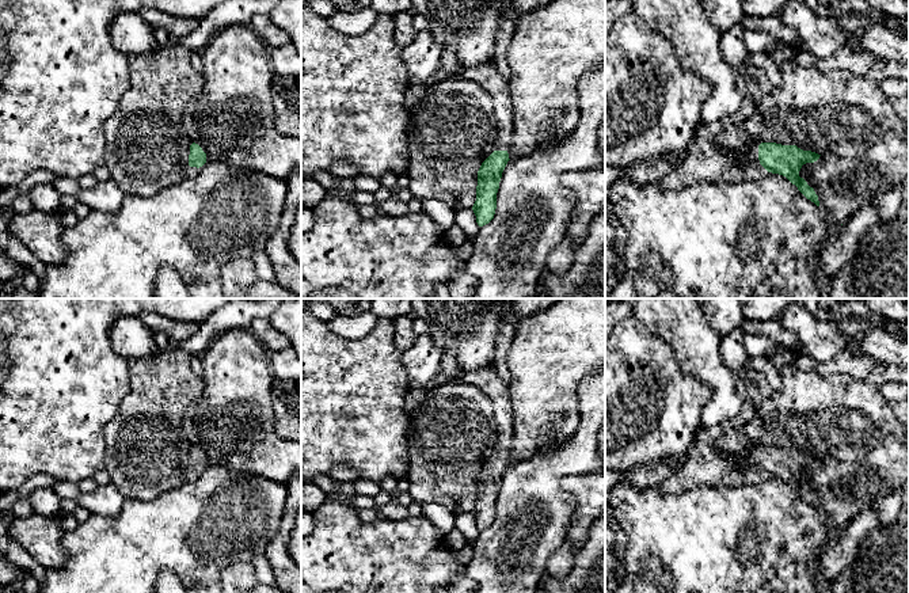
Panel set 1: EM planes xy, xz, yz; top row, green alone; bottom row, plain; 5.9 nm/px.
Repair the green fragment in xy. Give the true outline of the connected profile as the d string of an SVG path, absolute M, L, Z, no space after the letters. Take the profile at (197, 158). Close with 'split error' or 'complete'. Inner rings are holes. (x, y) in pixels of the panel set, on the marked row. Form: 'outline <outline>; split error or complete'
outline M193 142L190 145L190 155L189 155L189 166L191 167L187 176L193 178L198 172L198 168L202 167L208 160L210 160L210 156L206 155L202 148Z; split error

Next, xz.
outline M494 60L479 66L465 68L459 72L459 77L479 84L491 96L497 117L497 149L478 171L476 201L472 206L478 225L483 227L494 218L499 182L510 160L506 149L510 147L514 133L513 106L507 92L507 81L498 72Z; split error

